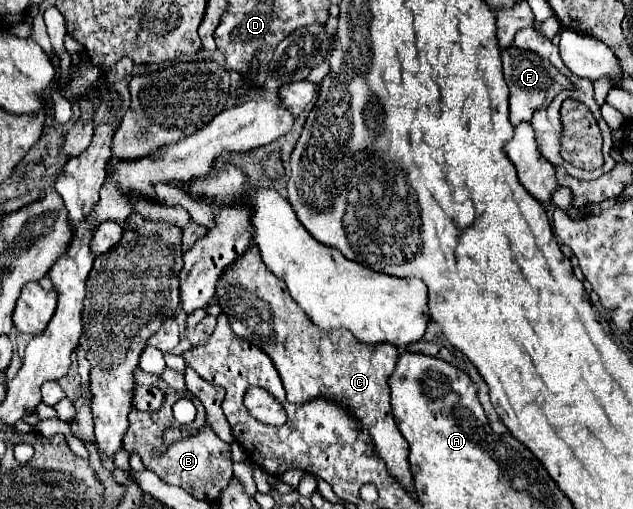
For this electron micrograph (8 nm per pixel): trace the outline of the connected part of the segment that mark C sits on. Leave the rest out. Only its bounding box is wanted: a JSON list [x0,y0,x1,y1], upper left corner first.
[216,244,412,490]

